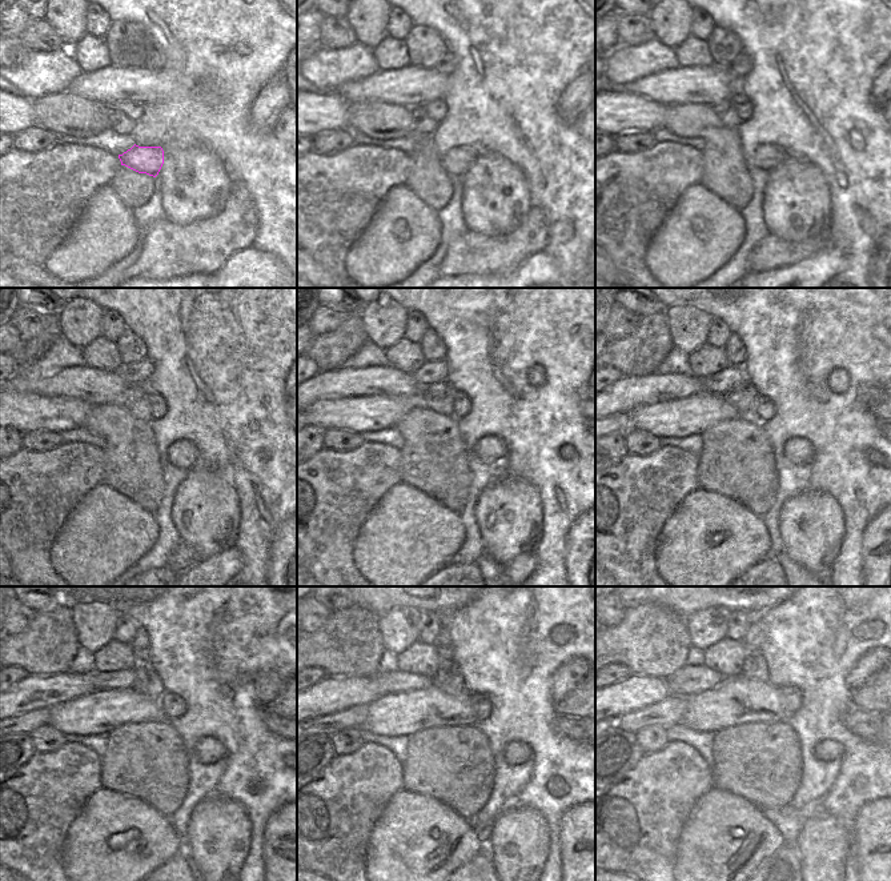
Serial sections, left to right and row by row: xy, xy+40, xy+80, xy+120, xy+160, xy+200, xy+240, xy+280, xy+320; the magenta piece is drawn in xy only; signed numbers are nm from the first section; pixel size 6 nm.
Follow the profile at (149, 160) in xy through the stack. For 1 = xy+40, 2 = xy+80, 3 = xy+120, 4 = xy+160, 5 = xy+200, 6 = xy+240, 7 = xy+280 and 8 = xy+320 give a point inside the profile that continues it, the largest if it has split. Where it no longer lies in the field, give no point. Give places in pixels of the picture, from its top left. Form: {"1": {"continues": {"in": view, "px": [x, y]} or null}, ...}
{"1": {"continues": {"in": "xy+40", "px": [456, 161]}}, "2": {"continues": {"in": "xy+80", "px": [766, 156]}}, "3": {"continues": {"in": "xy+120", "px": [183, 453]}}, "4": {"continues": {"in": "xy+160", "px": [490, 449]}}, "5": {"continues": {"in": "xy+200", "px": [797, 449]}}, "6": {"continues": {"in": "xy+240", "px": [209, 751]}}, "7": {"continues": {"in": "xy+280", "px": [516, 753]}}, "8": {"continues": {"in": "xy+320", "px": [826, 751]}}}

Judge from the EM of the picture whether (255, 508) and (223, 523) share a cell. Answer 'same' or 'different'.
different

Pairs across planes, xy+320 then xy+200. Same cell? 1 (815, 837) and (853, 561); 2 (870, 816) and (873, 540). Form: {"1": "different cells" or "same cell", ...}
{"1": "different cells", "2": "same cell"}

